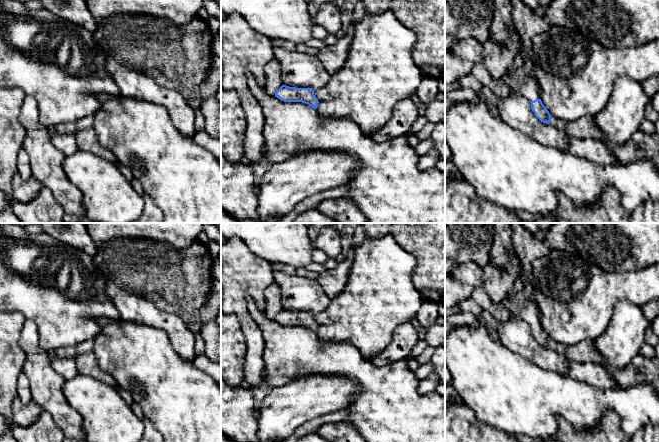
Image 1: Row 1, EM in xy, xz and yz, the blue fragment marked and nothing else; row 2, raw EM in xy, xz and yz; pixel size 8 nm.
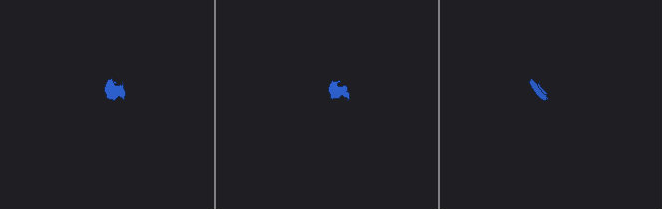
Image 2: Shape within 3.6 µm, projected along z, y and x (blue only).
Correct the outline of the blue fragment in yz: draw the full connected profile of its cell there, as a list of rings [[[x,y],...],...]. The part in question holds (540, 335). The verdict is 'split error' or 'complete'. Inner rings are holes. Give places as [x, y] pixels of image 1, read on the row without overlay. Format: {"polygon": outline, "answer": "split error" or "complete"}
{"polygon": [[[525,279],[524,289],[512,297],[506,296],[502,304],[511,314],[527,322],[531,327],[535,340],[543,347],[551,347],[555,352],[567,359],[577,362],[593,362],[604,367],[620,387],[628,387],[635,384],[650,383],[659,393],[659,358],[646,358],[637,354],[624,368],[609,366],[602,355],[596,350],[594,340],[581,341],[576,345],[566,345],[551,342],[547,332],[543,329],[532,298],[533,284]]], "answer": "split error"}

